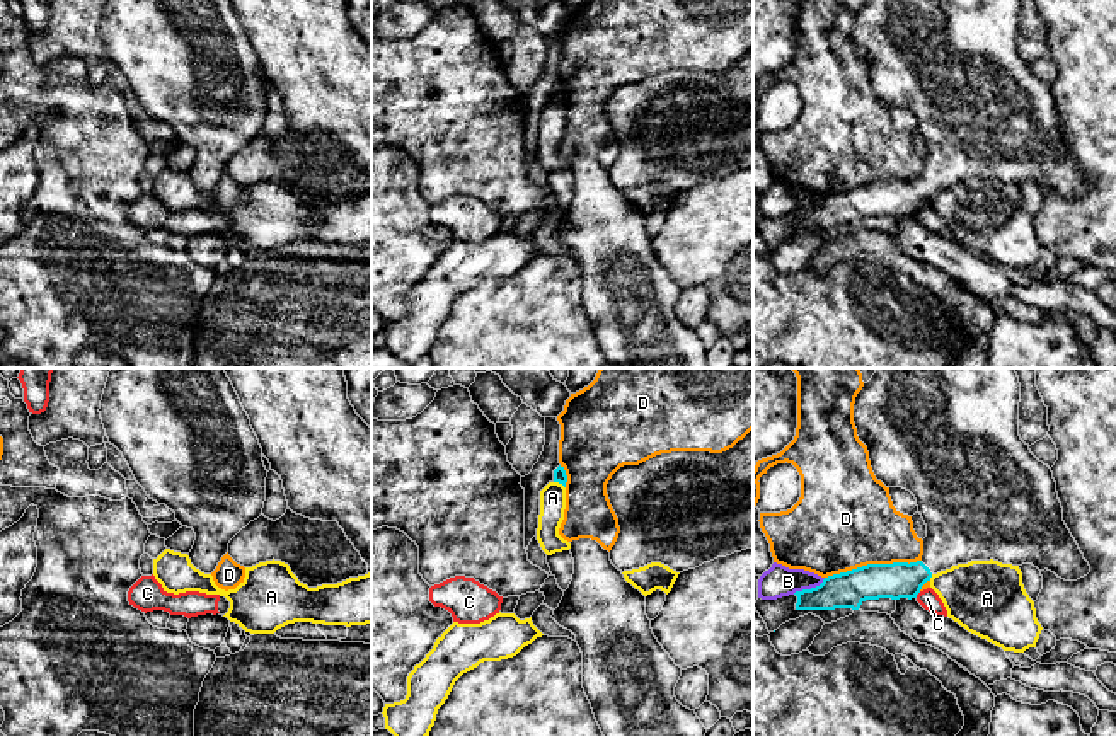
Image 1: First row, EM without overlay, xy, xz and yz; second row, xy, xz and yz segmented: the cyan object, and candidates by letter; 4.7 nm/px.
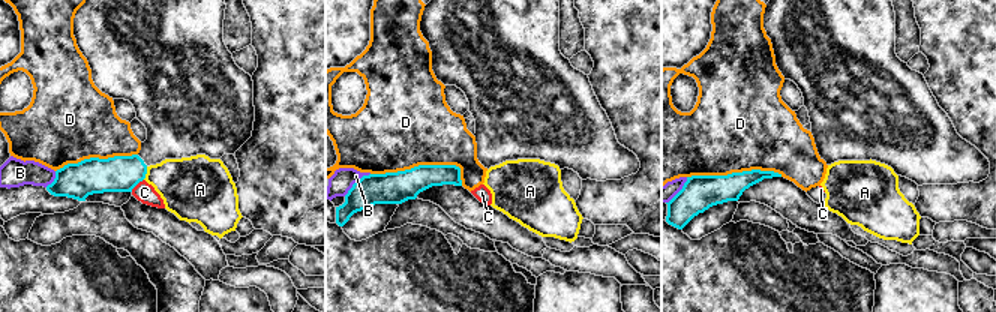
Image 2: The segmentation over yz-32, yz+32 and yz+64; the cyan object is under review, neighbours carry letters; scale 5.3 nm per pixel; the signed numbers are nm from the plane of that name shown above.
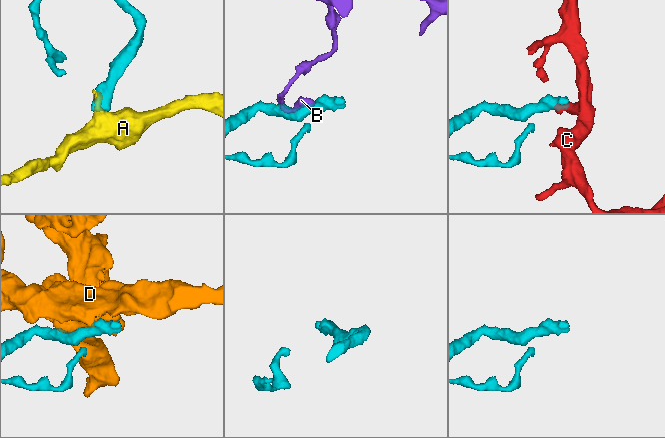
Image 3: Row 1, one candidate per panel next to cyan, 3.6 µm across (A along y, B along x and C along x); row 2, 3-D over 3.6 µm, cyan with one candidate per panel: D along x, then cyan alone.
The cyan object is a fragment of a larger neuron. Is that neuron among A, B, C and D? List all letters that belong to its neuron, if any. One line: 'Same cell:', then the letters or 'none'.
Same cell: none

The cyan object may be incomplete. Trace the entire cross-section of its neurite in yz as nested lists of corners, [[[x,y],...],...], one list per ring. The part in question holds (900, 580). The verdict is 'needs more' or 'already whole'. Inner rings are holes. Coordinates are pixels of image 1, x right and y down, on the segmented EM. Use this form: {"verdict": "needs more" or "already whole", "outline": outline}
{"verdict": "needs more", "outline": [[[877,368],[855,397],[854,423],[859,440],[867,446],[876,479],[886,487],[903,487],[915,496],[927,525],[923,555],[910,564],[867,564],[828,576],[816,588],[794,593],[796,610],[859,610],[866,600],[912,600],[934,574],[971,561],[1033,564],[1065,581],[1087,576],[1090,566],[1063,521],[1053,472],[1019,436],[1019,402],[1021,383],[1014,368]]]}

